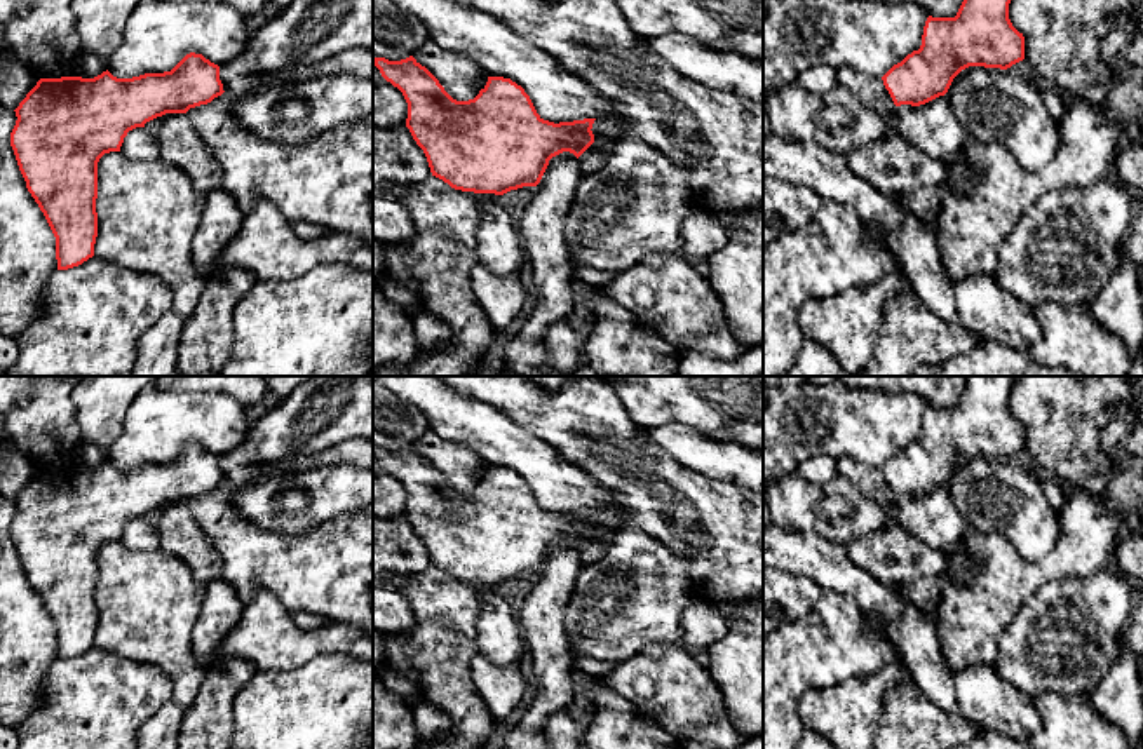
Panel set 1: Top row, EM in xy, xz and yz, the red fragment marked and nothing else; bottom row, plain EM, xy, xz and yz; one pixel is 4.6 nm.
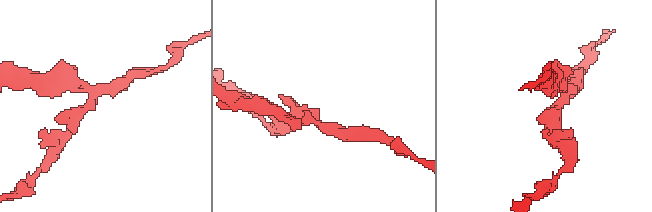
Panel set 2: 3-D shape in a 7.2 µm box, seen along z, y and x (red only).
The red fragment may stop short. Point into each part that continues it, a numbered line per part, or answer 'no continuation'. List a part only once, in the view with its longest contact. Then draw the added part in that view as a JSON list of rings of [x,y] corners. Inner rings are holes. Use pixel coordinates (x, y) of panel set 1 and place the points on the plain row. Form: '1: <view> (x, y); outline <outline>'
no continuation

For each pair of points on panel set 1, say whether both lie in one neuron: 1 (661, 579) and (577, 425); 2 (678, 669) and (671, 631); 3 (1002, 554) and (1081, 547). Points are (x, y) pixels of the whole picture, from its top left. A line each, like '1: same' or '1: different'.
1: different
2: different
3: same

